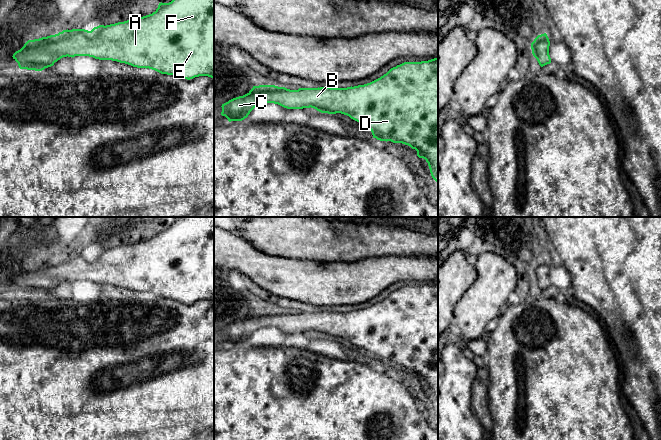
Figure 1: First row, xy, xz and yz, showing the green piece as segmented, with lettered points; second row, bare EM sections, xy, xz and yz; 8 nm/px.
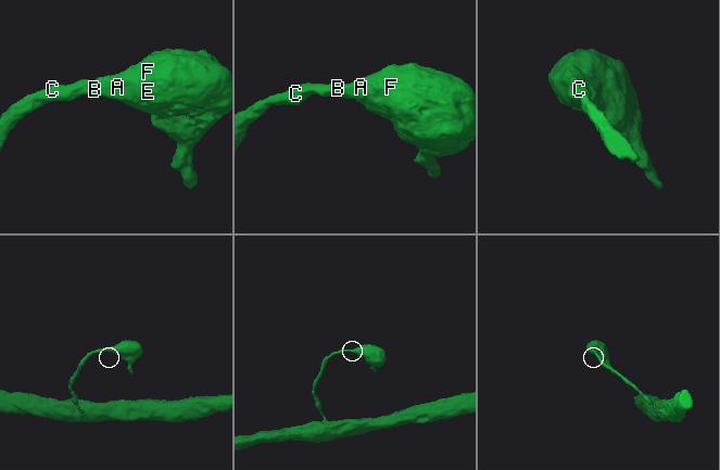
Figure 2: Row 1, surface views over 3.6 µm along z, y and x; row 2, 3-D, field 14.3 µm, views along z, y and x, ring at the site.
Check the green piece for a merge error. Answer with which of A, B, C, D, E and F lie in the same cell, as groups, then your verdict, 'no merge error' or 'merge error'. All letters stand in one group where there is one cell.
A B C D E F | no merge error

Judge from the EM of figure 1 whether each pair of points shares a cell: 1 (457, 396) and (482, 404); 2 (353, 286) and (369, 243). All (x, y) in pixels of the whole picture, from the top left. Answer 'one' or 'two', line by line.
1: two
2: two

